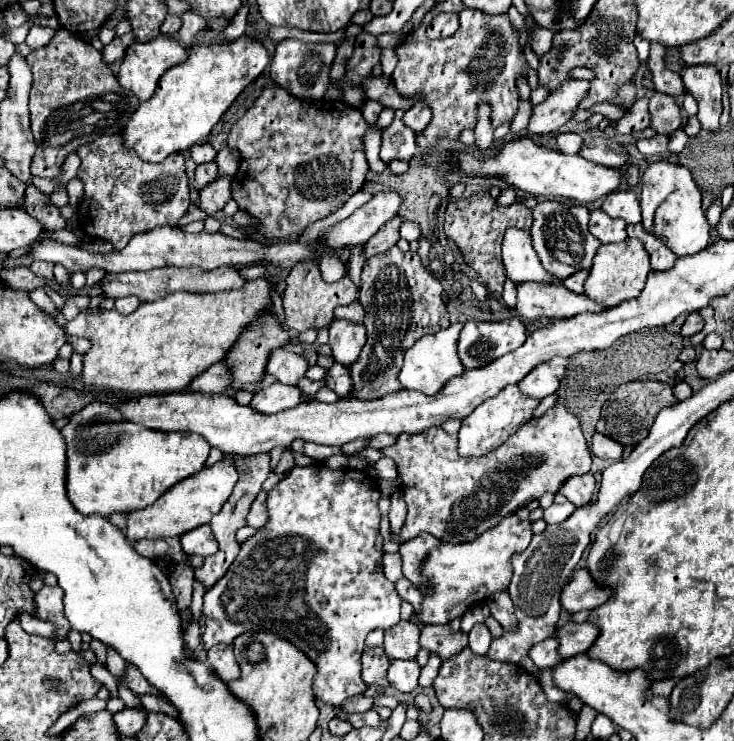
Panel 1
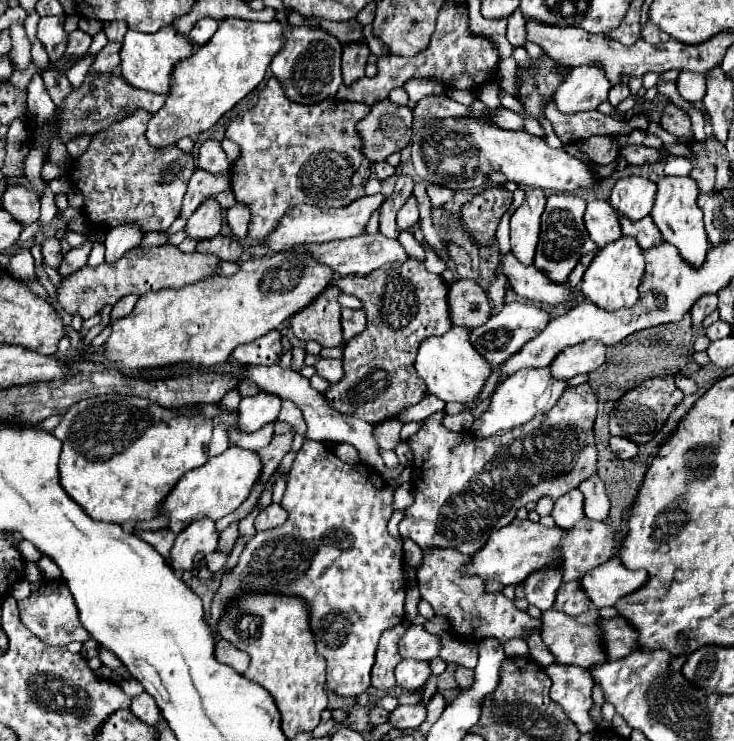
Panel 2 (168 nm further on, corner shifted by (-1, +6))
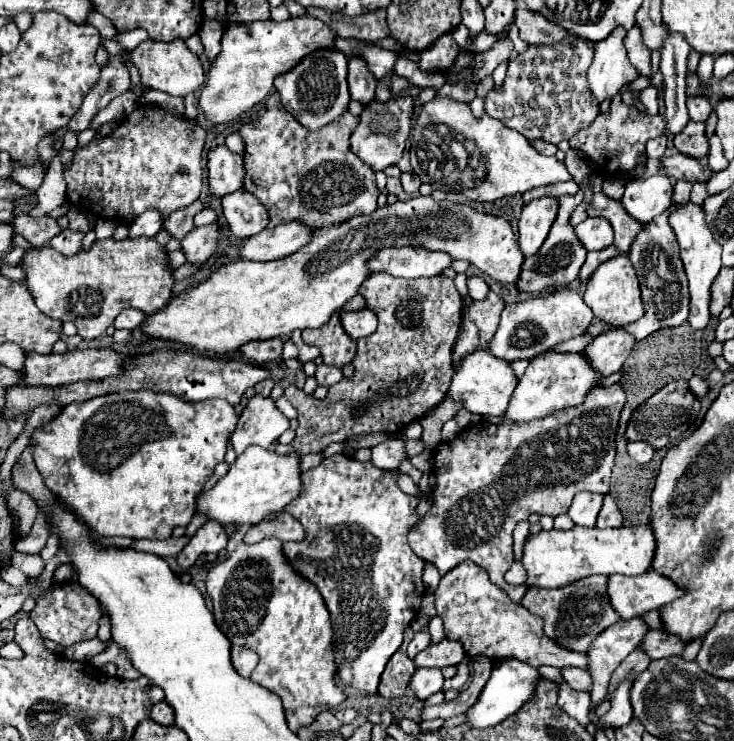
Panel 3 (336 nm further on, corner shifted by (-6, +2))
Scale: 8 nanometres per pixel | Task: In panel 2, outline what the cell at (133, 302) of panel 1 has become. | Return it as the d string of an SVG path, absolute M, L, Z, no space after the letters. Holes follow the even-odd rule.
M134 294L120 298L120 300L114 304L114 308L112 308L110 322L114 322L114 320L120 320L120 318L128 316L128 314L132 312L132 308L134 308L134 304L136 304L136 302L138 302L138 296L134 296Z

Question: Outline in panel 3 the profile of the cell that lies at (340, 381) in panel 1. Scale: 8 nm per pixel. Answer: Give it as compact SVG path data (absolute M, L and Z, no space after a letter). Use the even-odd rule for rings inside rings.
M319 364L317 366L317 372L315 372L315 378L321 386L333 386L337 384L341 378L343 378L343 370L339 366L329 366L329 364Z

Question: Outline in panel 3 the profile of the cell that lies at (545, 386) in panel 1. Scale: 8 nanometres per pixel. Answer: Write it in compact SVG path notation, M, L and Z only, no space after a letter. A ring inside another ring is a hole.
M619 328L597 336L581 354L589 360L593 370L597 370L603 376L609 376L621 370L621 364L629 356L633 342L635 340L631 338L631 334Z

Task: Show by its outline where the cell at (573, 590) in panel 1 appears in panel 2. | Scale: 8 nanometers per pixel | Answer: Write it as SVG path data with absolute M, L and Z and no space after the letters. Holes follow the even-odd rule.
M618 558L586 572L582 584L596 608L610 608L622 596L640 590L648 582L646 570L628 570Z

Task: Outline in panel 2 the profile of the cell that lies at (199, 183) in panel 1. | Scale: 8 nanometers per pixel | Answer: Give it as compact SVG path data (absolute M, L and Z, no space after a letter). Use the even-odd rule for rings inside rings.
M196 170L188 182L188 192L184 196L184 204L180 210L180 218L188 218L194 214L200 206L200 202L206 200L206 196L214 196L218 192L230 190L230 178L228 174L210 174L206 170Z

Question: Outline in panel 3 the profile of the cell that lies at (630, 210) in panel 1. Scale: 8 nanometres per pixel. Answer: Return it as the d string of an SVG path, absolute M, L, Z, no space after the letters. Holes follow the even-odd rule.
M655 174L649 178L631 180L625 186L621 204L635 220L645 224L671 206L671 194L671 180L665 174Z

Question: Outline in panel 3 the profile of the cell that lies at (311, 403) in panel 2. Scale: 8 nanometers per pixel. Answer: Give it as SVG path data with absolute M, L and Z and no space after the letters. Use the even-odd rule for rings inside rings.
M389 438L371 448L371 462L381 470L395 470L405 458L405 446L399 438Z

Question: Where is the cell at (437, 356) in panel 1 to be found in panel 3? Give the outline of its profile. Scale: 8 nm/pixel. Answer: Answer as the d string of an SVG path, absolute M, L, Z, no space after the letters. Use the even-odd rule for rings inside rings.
M473 350L471 354L465 354L463 358L459 358L459 362L453 366L451 386L447 394L473 414L501 416L509 404L509 398L515 386L517 386L517 376L513 374L507 362L487 354L485 350Z

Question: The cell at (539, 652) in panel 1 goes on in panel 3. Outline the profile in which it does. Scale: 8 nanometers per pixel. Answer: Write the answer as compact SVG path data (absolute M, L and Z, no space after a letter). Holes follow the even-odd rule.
M641 618L619 620L591 642L589 650L585 652L589 658L589 674L593 678L591 690L591 704L595 706L607 694L607 684L613 670L623 662L627 654L631 654L637 644L643 640L647 626Z

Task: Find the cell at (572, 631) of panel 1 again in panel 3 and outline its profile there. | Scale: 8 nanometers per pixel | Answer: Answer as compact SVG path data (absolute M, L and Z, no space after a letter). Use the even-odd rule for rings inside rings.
M649 630L637 648L641 648L651 660L657 660L681 654L685 646L677 638L671 638L671 634L663 634L661 630Z

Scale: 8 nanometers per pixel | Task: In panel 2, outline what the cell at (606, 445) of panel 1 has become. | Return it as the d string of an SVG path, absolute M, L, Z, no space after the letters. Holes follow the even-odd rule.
M618 436L610 438L610 448L612 448L612 450L616 452L616 456L622 458L622 460L632 460L632 458L638 456L638 444L630 442L628 438L618 438Z

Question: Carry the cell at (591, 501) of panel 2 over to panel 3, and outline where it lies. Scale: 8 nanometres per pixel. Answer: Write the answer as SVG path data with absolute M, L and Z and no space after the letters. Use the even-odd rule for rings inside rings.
M605 494L601 512L597 516L597 528L617 528L621 524L623 524L623 518L621 518L621 512L619 512L615 500L611 498L611 494Z

